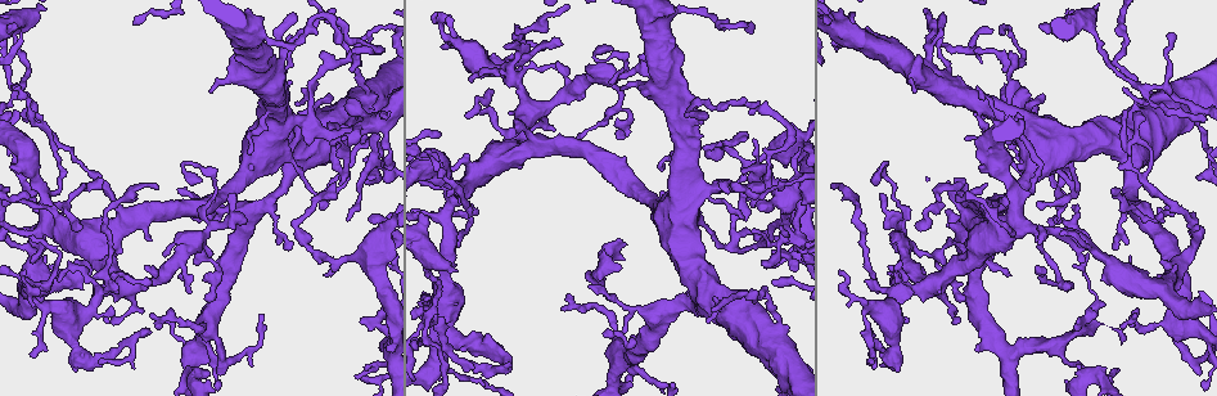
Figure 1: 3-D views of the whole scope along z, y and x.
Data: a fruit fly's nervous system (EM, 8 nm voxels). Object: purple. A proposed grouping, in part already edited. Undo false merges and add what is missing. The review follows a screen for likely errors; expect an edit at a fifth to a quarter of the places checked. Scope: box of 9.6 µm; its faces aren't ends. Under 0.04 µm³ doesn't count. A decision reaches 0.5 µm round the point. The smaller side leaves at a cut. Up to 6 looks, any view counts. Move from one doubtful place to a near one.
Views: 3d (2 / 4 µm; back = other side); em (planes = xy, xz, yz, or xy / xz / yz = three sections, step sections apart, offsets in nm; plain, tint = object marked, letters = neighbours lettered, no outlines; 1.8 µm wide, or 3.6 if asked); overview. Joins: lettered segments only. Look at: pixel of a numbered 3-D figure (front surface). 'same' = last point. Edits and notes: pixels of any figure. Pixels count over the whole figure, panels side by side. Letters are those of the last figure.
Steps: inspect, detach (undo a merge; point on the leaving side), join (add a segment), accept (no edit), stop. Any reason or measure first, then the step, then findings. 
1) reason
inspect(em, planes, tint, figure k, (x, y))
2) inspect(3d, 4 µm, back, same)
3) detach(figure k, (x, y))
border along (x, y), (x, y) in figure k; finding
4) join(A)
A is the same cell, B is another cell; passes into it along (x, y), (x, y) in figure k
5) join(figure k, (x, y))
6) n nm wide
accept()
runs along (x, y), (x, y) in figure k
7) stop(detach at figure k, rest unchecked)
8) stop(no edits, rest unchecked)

thick turns thin
inspect(3d, 2 µm, figure 1, (906, 244))

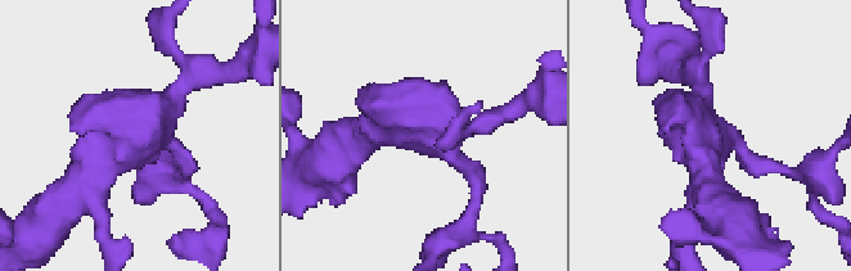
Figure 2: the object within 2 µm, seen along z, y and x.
inspect(em, yz, step 16, letters, figure 2, (129, 138))

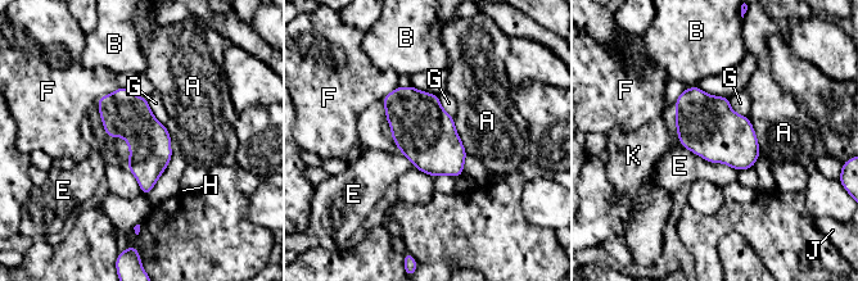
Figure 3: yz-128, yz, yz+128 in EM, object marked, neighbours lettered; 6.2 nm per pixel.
accept()
A, B, E, F, G, H, J and K are other cells; border along (682, 146), (737, 171) in figure 3; one neuron here

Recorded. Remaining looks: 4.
sudden change in width
inspect(3d, 4 µm, figure 1, (738, 314))

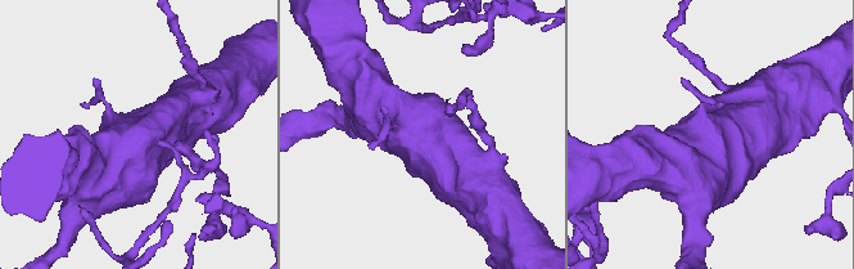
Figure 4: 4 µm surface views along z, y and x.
shape alone is not enough
inspect(em, 3.6 µm, xz, step 16, plain, figure 4, (710, 150))

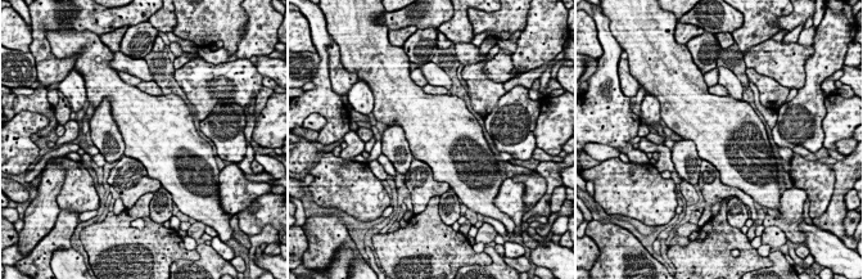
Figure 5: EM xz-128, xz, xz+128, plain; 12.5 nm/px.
inspect(em, 3.6 µm, xz, step 16, letters, same)

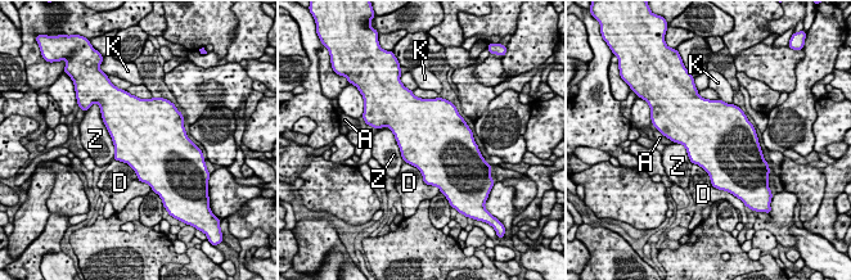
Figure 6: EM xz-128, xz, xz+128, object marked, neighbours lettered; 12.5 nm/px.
accept()
A, D, K and Z are other cells; one neuron here

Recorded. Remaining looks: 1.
stop(no edits, rest unchecked)

